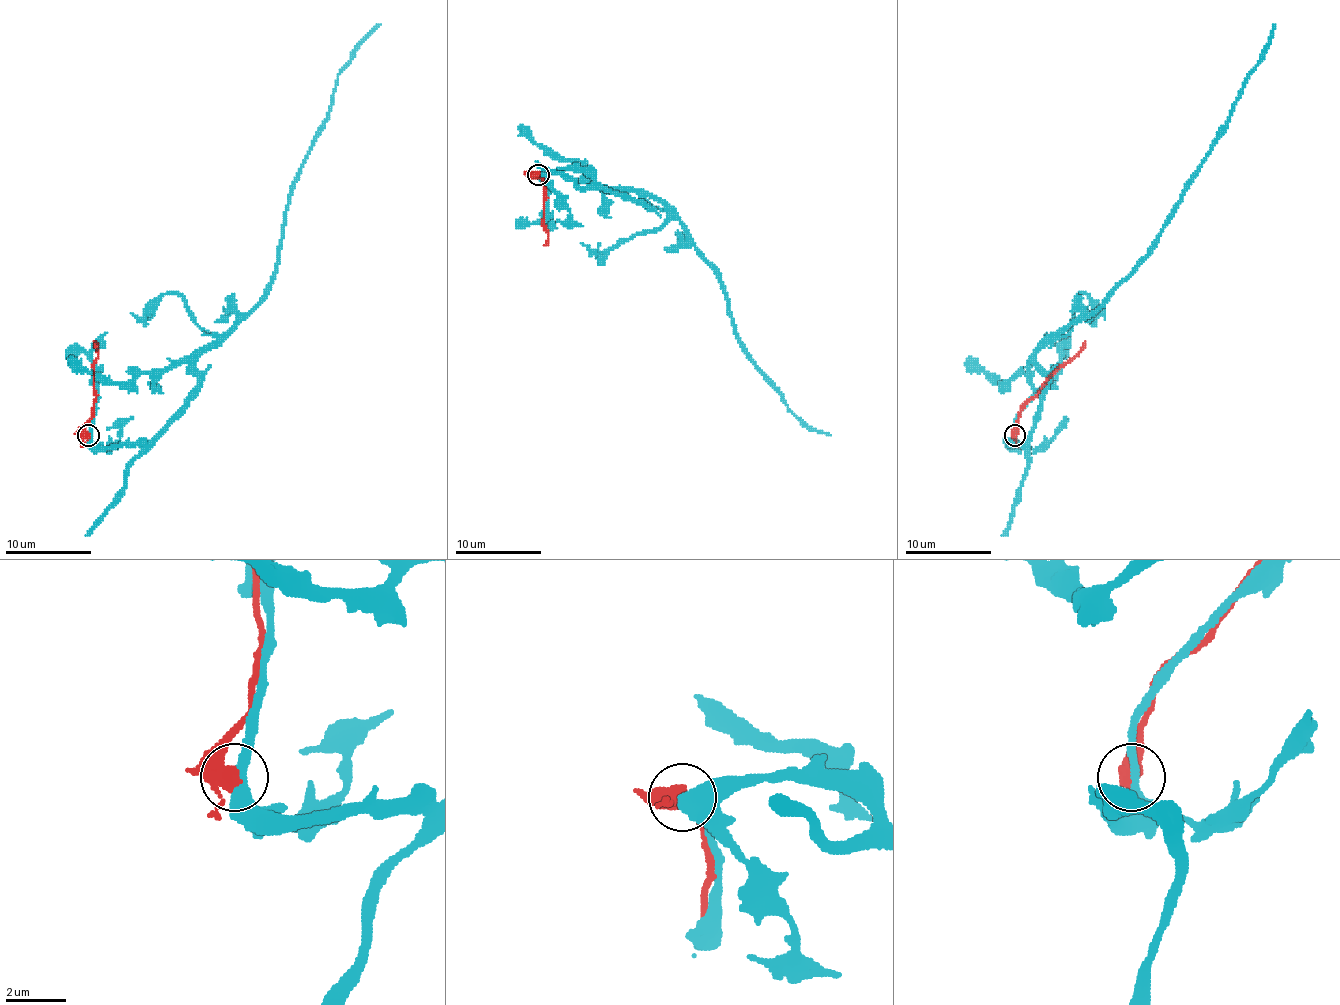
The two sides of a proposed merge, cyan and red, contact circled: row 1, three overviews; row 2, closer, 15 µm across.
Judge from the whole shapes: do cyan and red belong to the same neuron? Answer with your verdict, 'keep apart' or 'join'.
keep apart

